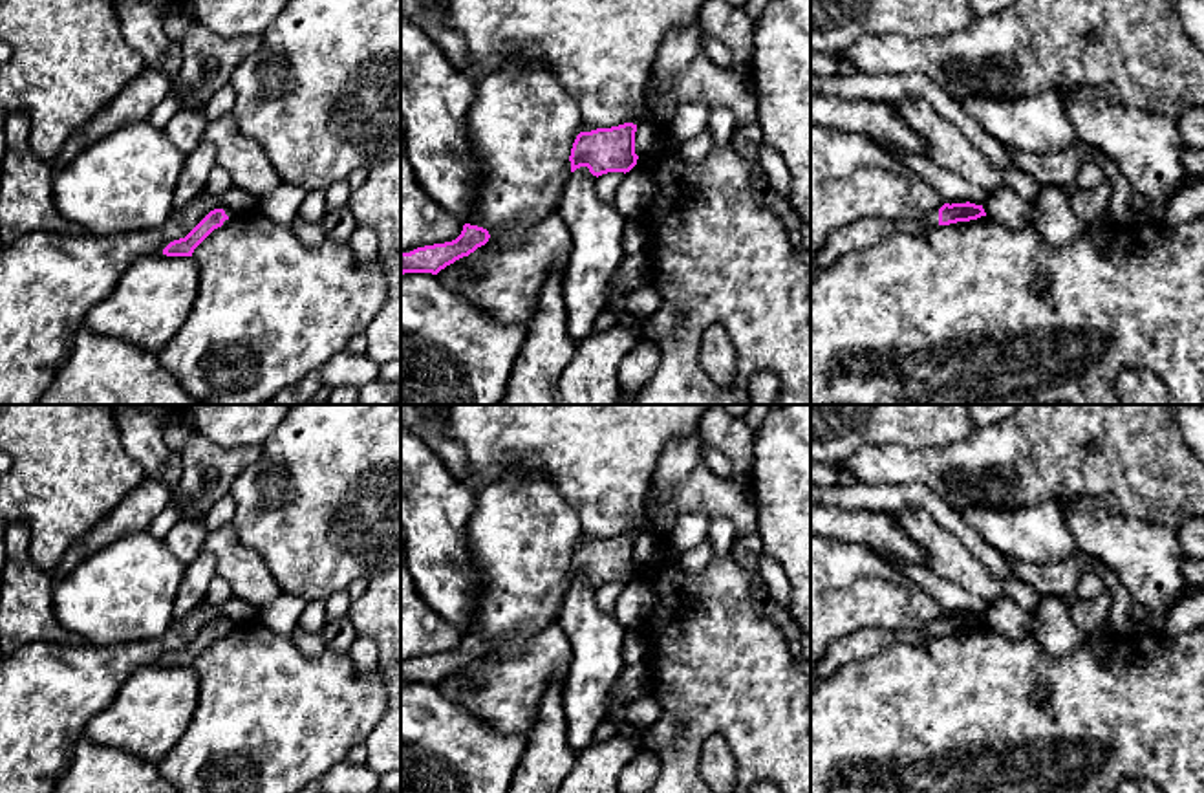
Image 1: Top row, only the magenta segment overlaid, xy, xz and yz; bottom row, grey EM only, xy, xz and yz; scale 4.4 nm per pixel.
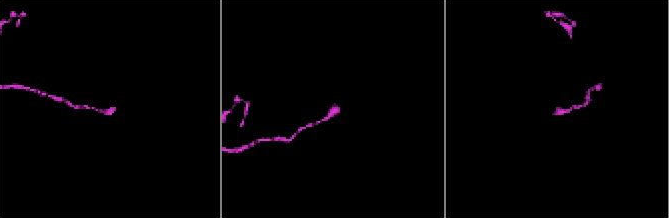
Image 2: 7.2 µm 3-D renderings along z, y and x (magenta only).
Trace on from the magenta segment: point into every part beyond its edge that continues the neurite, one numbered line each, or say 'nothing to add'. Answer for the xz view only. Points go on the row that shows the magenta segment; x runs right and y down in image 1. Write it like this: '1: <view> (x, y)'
1: xz (648, 110)

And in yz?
1: yz (864, 233)

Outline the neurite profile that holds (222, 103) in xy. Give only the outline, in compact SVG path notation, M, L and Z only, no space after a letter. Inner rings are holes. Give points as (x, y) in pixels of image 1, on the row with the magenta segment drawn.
M225 84L221 90L218 90L210 97L207 110L205 110L207 121L232 114L234 103L236 103L236 93L231 84Z

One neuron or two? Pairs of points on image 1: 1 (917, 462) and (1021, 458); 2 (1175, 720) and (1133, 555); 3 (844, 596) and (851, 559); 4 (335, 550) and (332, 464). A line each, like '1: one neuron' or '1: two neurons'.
1: one neuron
2: two neurons
3: one neuron
4: one neuron

